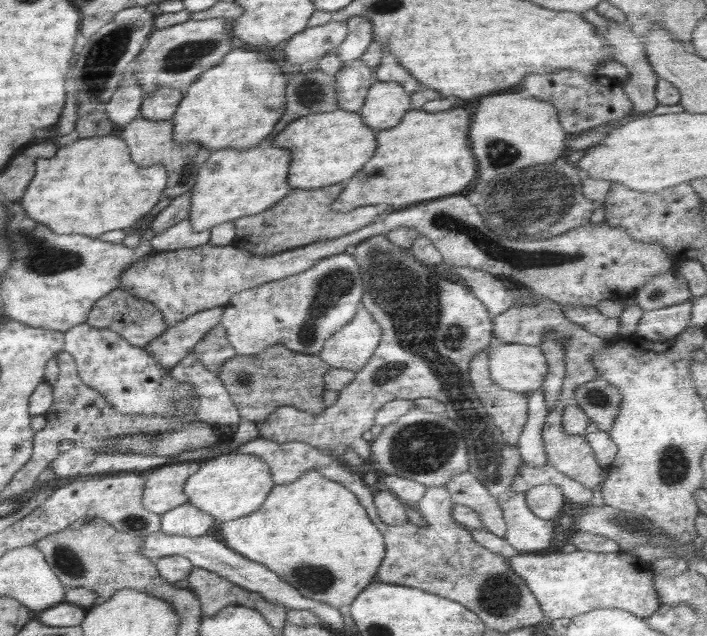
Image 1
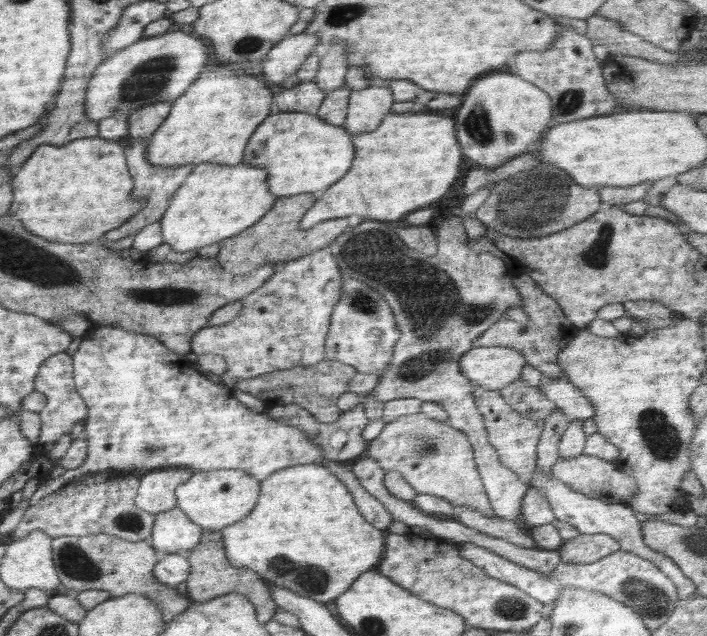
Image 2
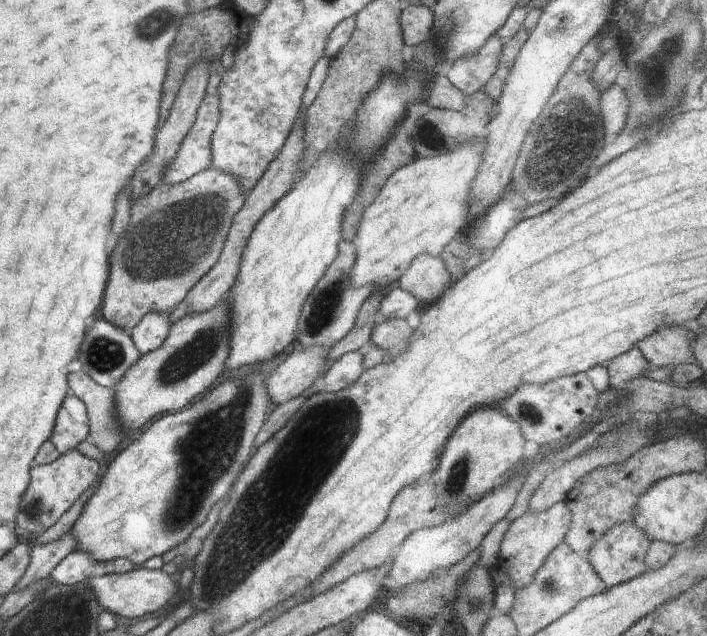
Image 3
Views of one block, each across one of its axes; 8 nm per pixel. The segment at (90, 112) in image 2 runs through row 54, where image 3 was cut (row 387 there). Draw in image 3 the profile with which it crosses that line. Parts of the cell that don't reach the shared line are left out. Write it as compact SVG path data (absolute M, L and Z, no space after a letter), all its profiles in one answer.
M225 300L212 310L185 316L170 325L164 342L139 359L117 380L112 390L118 406L115 414L123 427L124 439L144 428L153 418L179 412L192 404L190 400L206 392L223 372L229 353L229 307Z

